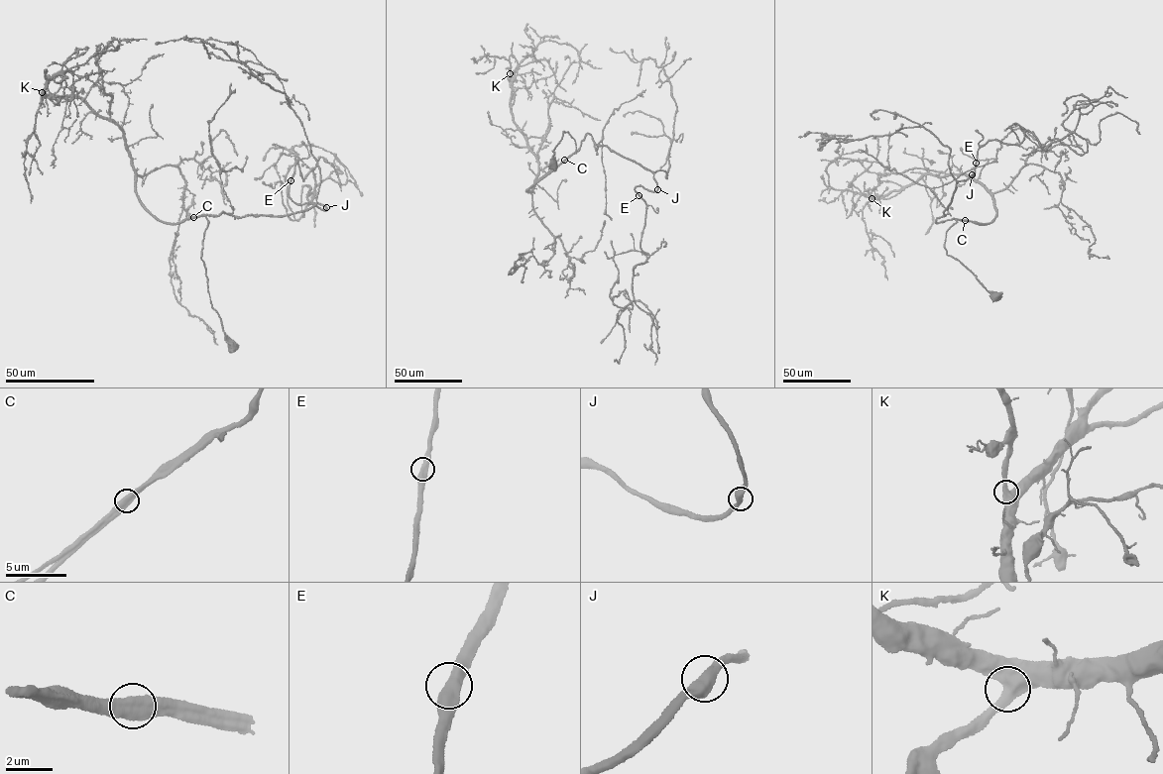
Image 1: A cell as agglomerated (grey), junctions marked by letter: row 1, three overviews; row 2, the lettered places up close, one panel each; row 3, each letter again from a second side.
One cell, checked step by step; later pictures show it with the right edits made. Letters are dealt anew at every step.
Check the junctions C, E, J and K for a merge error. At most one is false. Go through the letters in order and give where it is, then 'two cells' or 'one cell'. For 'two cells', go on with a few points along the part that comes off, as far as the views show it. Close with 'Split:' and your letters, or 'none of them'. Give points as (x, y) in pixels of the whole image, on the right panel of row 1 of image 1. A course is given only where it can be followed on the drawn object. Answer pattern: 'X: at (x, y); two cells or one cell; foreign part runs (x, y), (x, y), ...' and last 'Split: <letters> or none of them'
C: at (965, 220); one cell
E: at (976, 163); one cell
J: at (972, 174); one cell
K: at (872, 198); one cell
Split: none of them

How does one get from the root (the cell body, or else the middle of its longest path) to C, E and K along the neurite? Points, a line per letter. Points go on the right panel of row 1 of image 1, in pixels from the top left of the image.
C: (996, 294), (987, 289), (958, 260), (946, 254), (946, 231), (956, 219), (965, 220)
E: (996, 294), (946, 254), (946, 232), (956, 220), (935, 221), (958, 181), (974, 173), (972, 180), (976, 163)
K: (996, 294), (944, 247), (956, 219), (986, 225), (995, 215), (991, 194), (978, 181), (927, 173), (872, 198)

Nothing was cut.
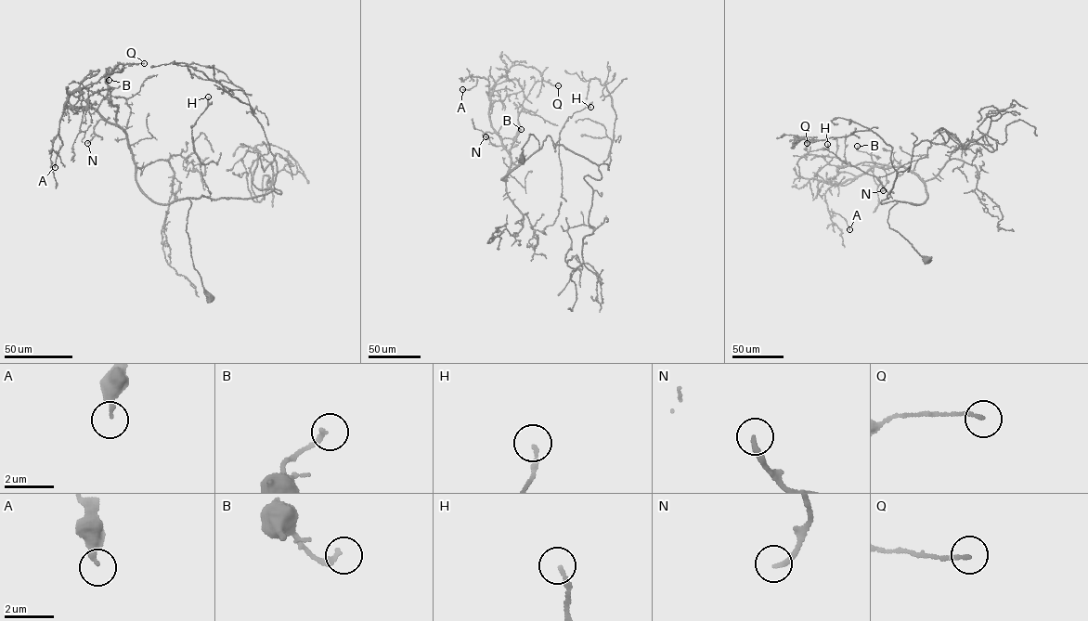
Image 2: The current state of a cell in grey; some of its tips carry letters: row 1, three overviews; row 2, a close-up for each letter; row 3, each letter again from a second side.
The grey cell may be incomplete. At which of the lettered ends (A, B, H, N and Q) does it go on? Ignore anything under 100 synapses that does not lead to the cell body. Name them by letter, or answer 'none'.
none

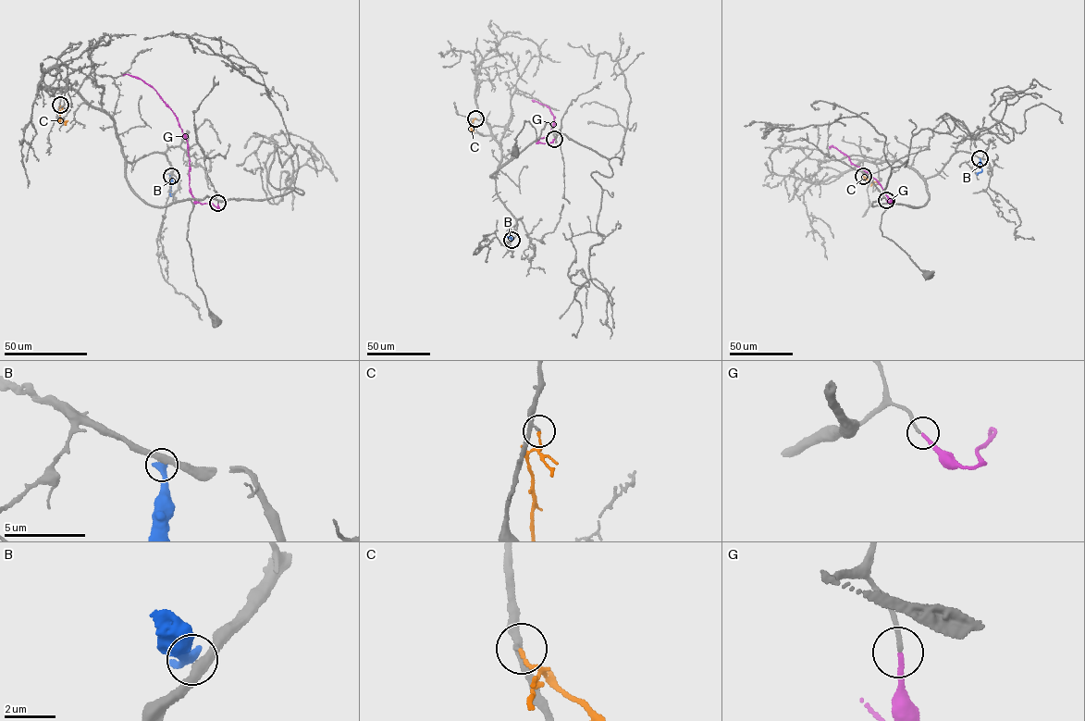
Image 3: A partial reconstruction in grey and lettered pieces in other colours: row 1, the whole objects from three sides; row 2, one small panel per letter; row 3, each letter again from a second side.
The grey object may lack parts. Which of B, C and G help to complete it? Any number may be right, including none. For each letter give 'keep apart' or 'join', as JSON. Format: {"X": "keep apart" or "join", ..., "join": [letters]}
{"B": "keep apart", "C": "keep apart", "G": "join", "join": ["G"]}

